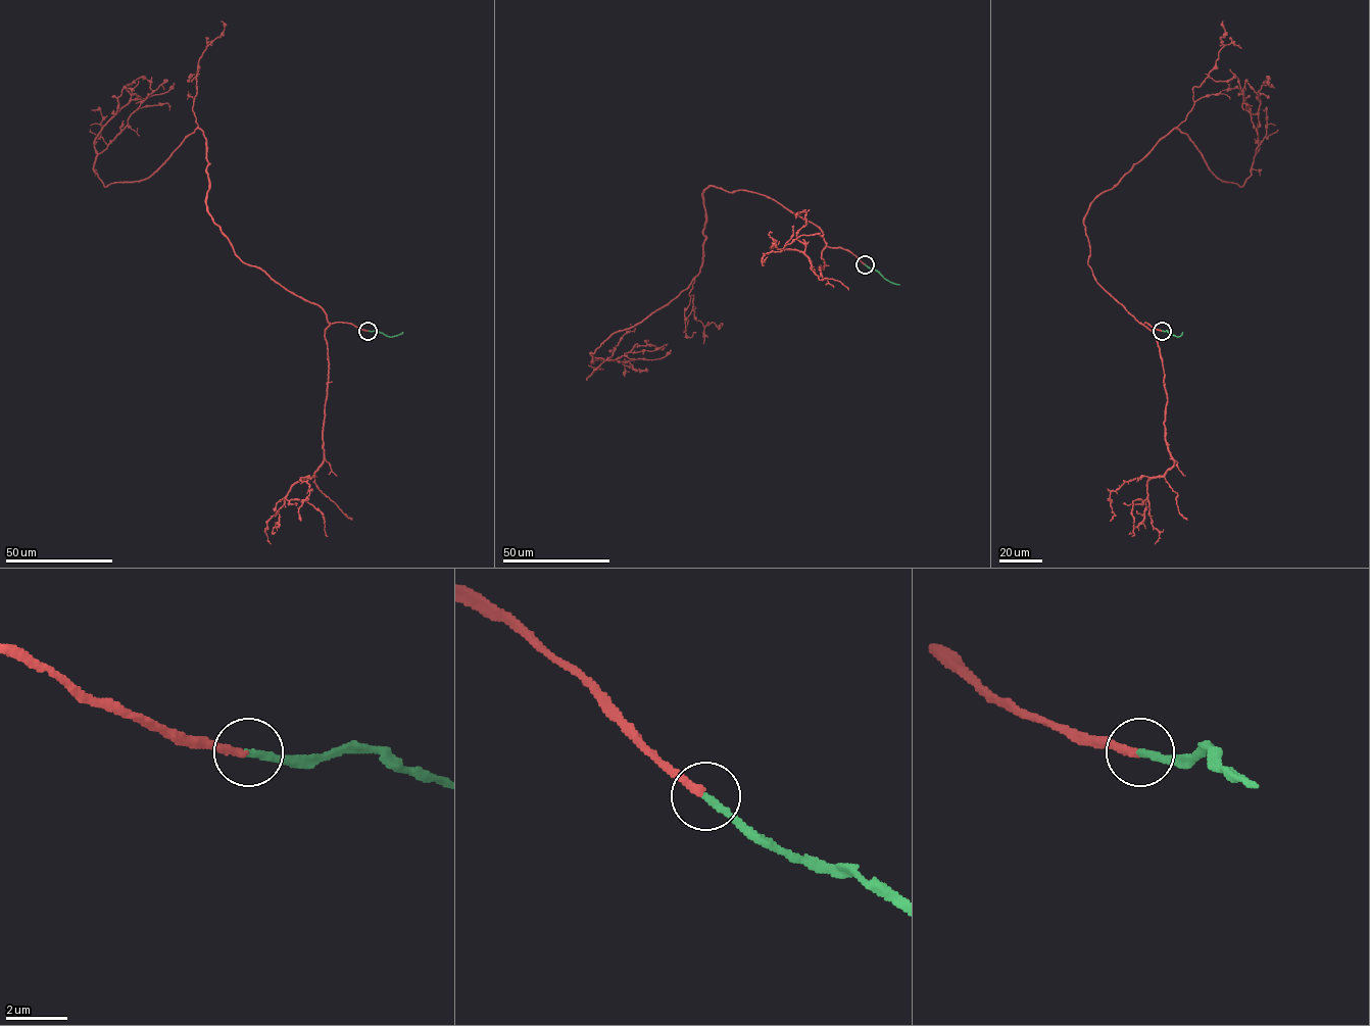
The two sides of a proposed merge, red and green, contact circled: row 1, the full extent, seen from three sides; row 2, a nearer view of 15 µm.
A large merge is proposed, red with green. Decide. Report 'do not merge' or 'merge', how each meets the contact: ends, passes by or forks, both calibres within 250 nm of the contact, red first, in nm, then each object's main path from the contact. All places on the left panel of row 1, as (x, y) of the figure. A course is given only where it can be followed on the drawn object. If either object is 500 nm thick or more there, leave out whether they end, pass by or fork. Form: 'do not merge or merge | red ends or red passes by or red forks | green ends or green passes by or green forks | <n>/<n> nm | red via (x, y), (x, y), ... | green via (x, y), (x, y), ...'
merge | red ends | green ends | 240/240 nm | red via (368, 331), (330, 324), (235, 254), (206, 207), (199, 128), (146, 178), (104, 186), (95, 137), (174, 83) | green via (368, 331), (378, 331), (388, 336), (403, 332)

